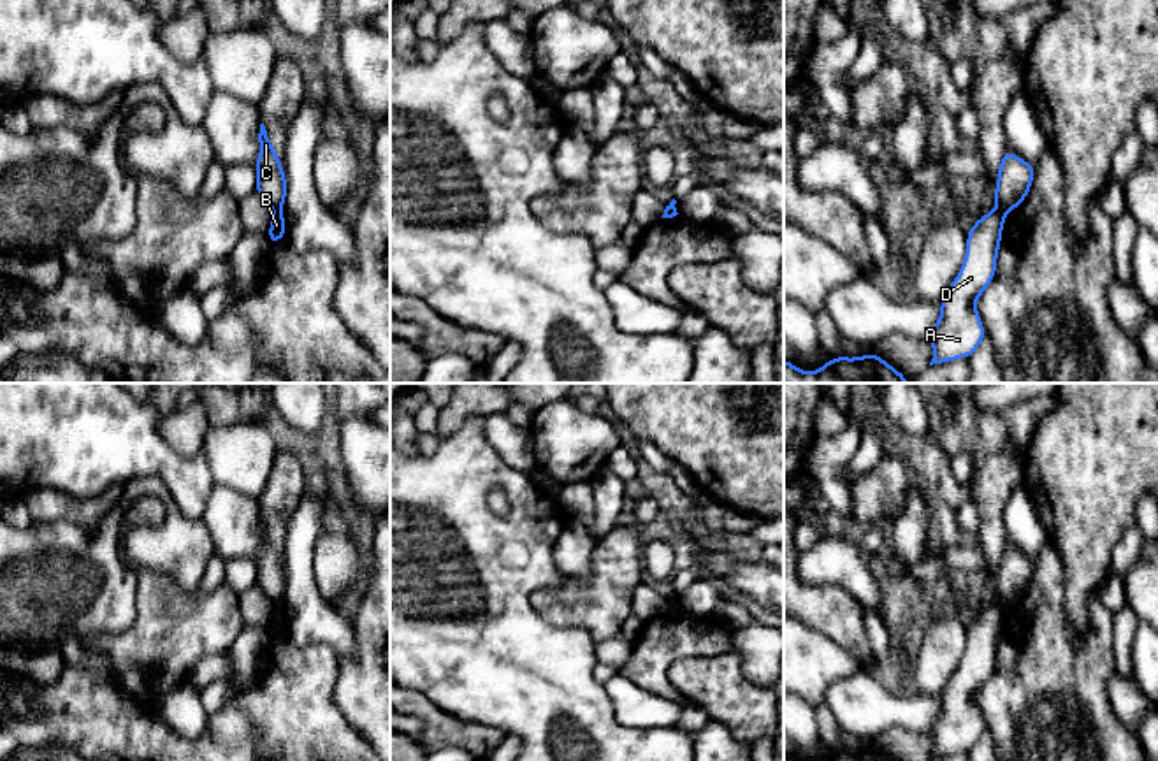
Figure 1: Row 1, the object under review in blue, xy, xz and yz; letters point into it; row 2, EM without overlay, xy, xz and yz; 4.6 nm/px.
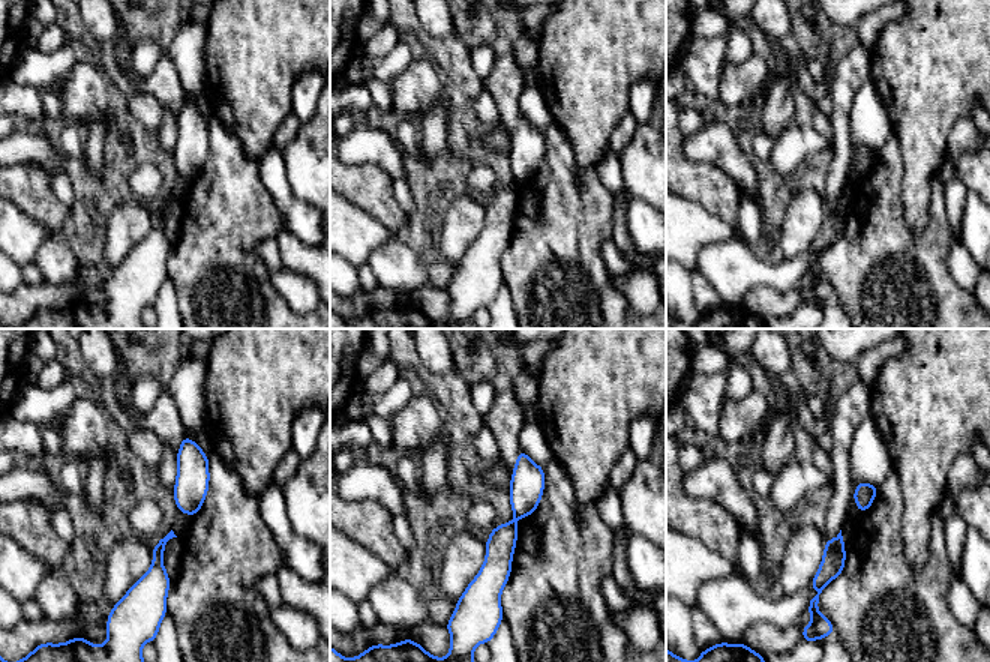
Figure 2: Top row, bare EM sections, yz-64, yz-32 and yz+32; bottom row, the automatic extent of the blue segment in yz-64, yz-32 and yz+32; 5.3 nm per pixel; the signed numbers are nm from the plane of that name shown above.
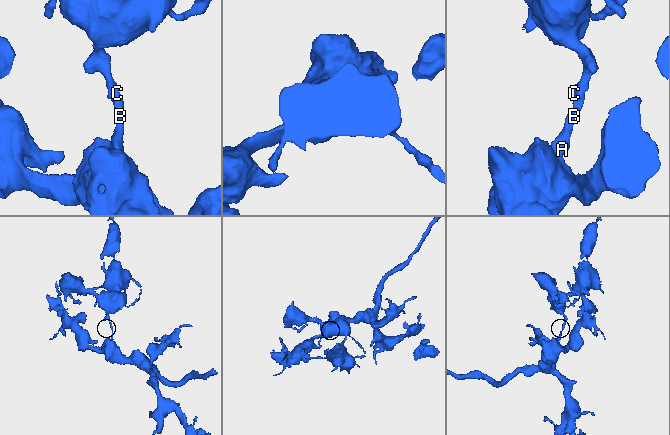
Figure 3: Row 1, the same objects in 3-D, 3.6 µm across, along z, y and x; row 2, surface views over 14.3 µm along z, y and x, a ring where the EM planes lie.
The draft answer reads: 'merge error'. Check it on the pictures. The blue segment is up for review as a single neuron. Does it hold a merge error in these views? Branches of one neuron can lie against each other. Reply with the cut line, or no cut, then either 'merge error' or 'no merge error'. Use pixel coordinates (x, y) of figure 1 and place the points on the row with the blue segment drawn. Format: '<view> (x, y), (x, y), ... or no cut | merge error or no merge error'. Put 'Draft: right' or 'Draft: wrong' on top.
Draft: right
yz (997, 206), (1004, 215) | merge error

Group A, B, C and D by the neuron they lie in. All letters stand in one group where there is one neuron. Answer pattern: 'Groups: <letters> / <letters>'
Groups: A B D / C

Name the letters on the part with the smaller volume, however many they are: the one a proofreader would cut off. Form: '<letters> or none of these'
C

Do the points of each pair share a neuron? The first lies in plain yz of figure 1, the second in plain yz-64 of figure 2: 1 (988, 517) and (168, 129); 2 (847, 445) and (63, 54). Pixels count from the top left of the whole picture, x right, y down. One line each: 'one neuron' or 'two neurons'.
1: two neurons
2: two neurons

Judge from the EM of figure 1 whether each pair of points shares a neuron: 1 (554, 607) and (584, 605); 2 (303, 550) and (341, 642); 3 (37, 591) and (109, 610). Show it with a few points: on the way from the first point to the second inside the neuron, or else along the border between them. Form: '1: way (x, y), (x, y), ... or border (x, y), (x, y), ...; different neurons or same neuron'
1: way (561, 605), (577, 605); same neuron
2: way (303, 573), (303, 601), (320, 619); same neuron
3: way (55, 591), (92, 593); same neuron

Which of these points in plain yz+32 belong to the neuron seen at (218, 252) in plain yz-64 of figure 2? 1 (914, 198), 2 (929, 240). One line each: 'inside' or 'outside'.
1: outside
2: inside

